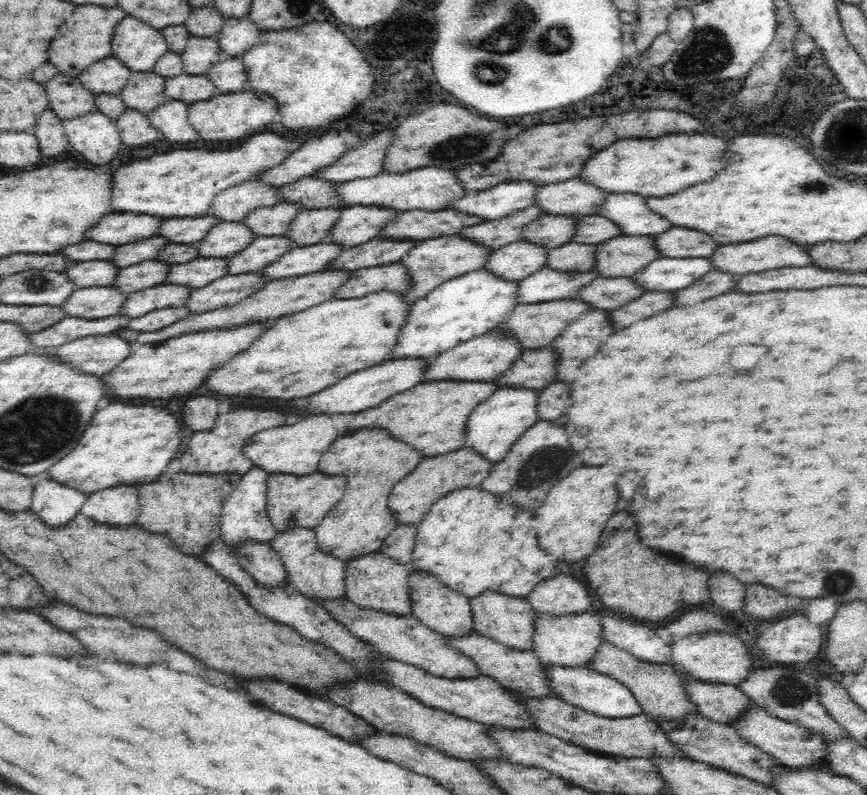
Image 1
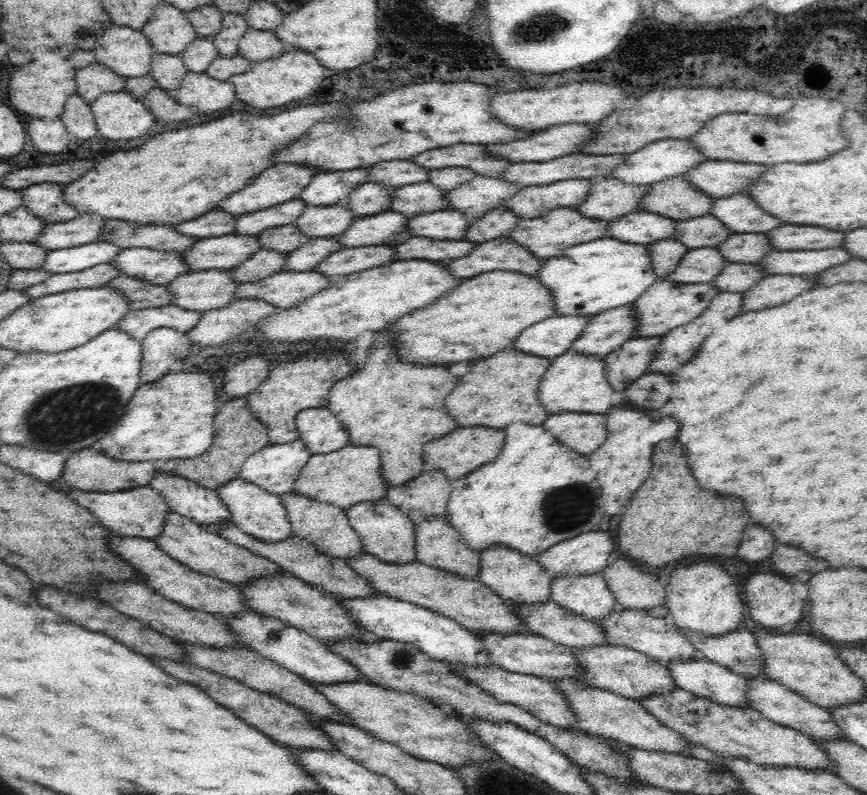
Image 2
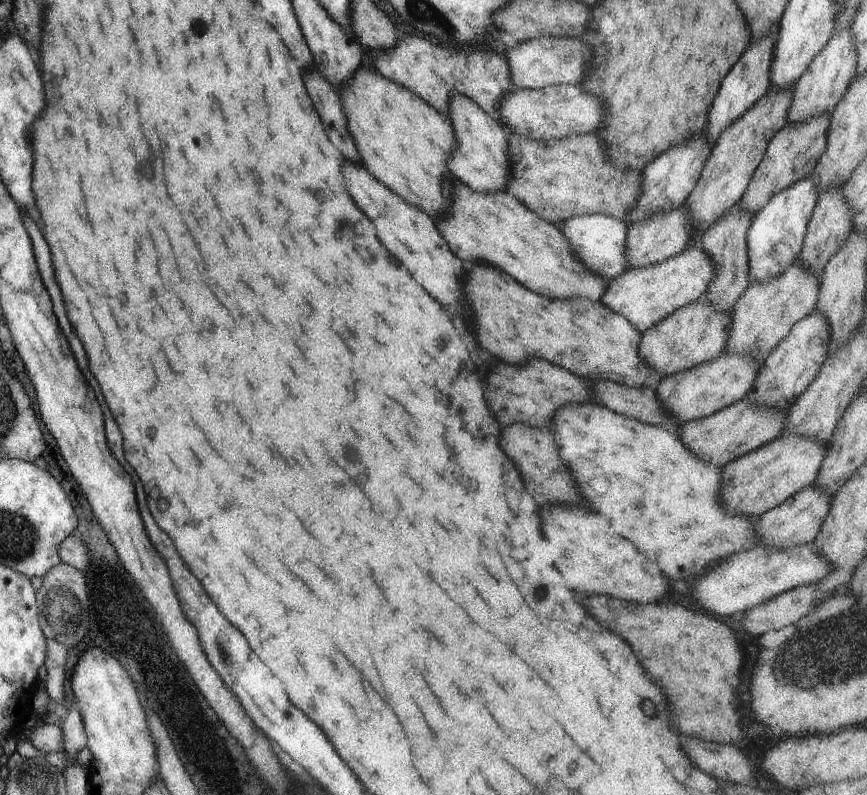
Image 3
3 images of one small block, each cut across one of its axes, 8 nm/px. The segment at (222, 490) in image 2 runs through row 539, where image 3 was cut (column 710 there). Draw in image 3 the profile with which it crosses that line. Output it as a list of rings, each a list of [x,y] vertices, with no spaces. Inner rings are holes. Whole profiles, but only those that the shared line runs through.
[[[695,242],[695,246],[683,249],[667,260],[623,270],[619,276],[609,279],[607,290],[599,296],[599,302],[619,316],[623,316],[641,334],[668,314],[701,298],[713,278],[715,266],[711,258],[701,250],[701,243]]]

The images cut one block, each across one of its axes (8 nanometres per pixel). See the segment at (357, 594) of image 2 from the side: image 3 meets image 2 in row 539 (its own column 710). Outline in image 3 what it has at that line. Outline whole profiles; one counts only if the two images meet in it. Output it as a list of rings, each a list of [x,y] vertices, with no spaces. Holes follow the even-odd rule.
[[[733,206],[719,220],[715,220],[701,236],[701,250],[711,258],[711,262],[715,266],[715,278],[705,288],[705,292],[700,299],[707,302],[709,306],[713,306],[713,310],[717,310],[717,312],[731,312],[733,305],[747,288],[749,277],[746,230],[751,224],[751,219],[749,212],[745,212],[741,208],[737,212],[737,208]]]

